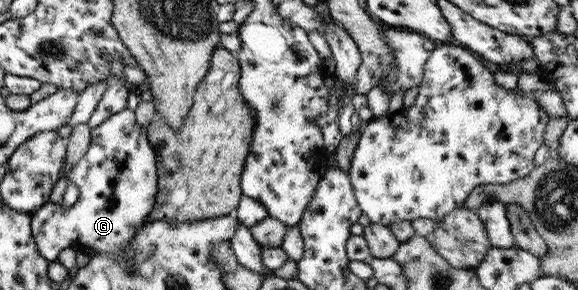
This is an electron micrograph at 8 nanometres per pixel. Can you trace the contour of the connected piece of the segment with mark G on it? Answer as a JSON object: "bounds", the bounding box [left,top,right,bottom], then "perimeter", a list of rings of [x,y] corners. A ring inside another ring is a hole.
{"bounds":[30,108,157,261],"perimeter":[[[126,108],[119,112],[89,130],[87,150],[81,159],[71,166],[69,174],[65,177],[67,184],[73,183],[79,191],[75,203],[66,207],[47,201],[30,214],[30,231],[35,249],[48,261],[55,260],[63,248],[83,250],[85,246],[91,246],[95,254],[115,252],[117,257],[129,258],[127,251],[121,251],[121,244],[129,244],[133,234],[137,234],[137,230],[141,230],[141,226],[148,221],[147,216],[149,210],[153,210],[153,200],[157,191],[155,151],[149,145],[146,129],[137,125],[134,111]]]}

